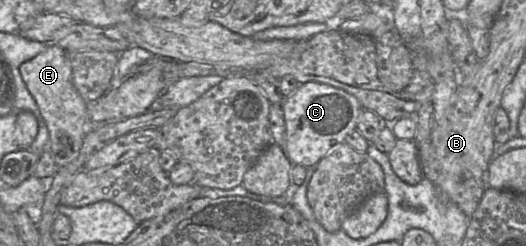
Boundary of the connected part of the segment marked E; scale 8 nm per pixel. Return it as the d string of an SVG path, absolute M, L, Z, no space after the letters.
M48 44L44 51L22 63L19 69L48 128L47 150L57 166L63 167L78 156L88 131L88 103L74 87L68 52L58 45Z

